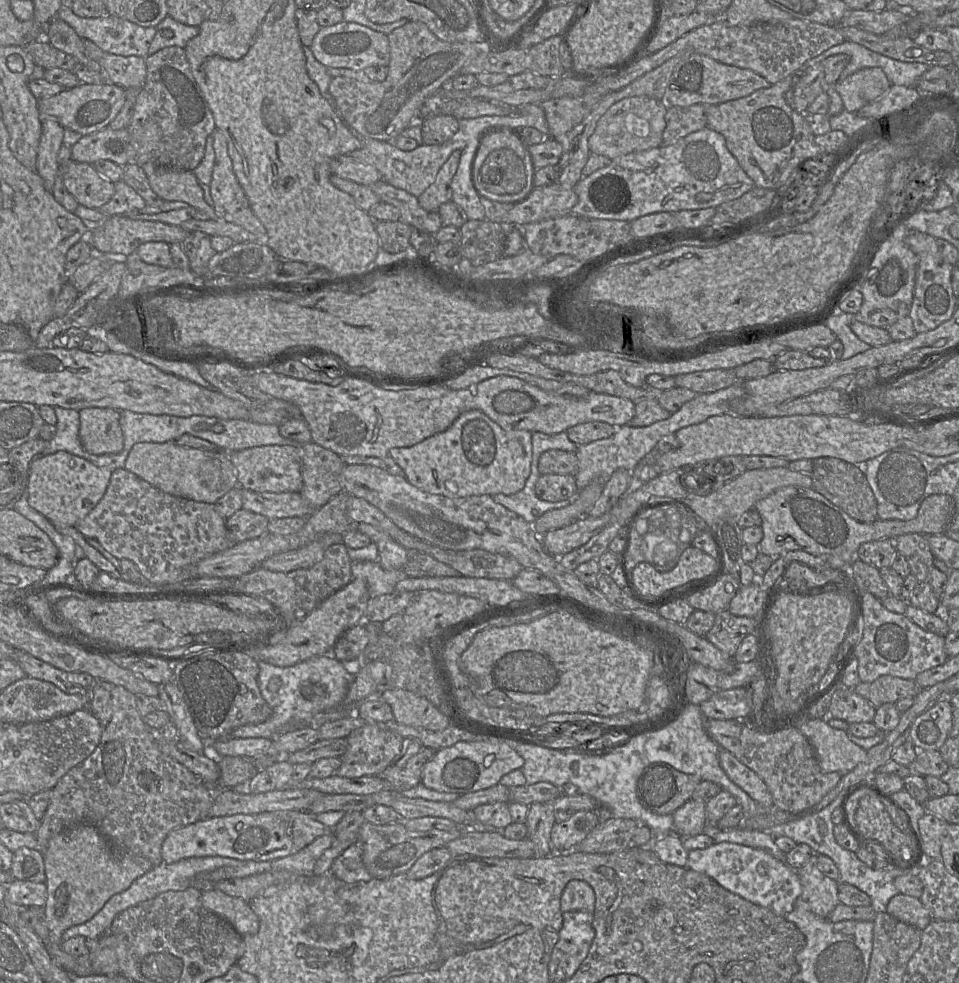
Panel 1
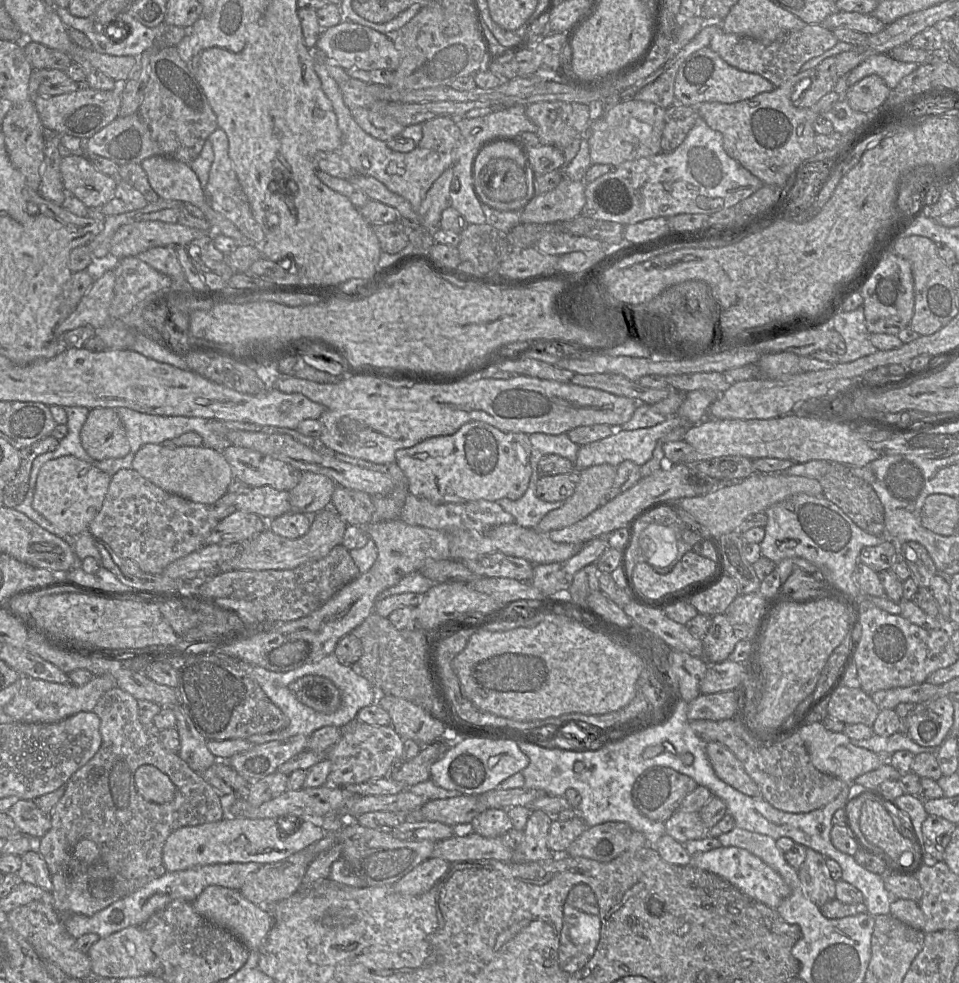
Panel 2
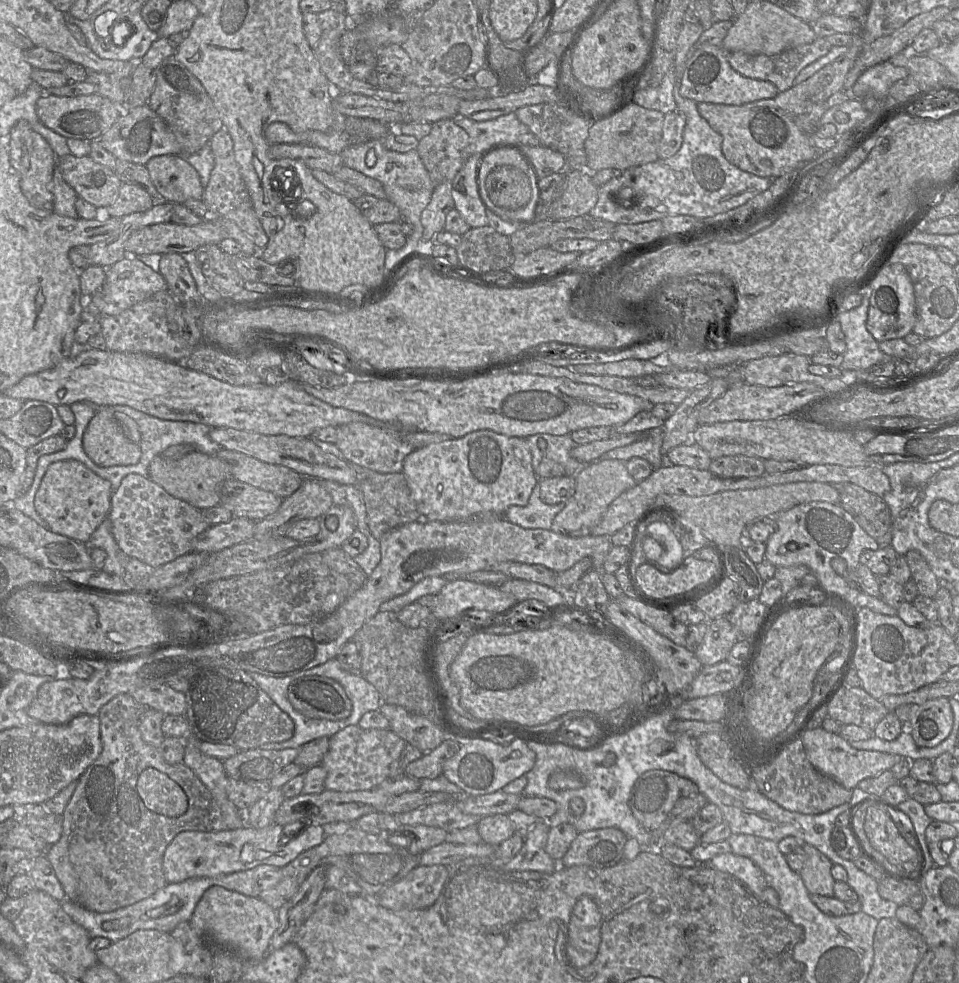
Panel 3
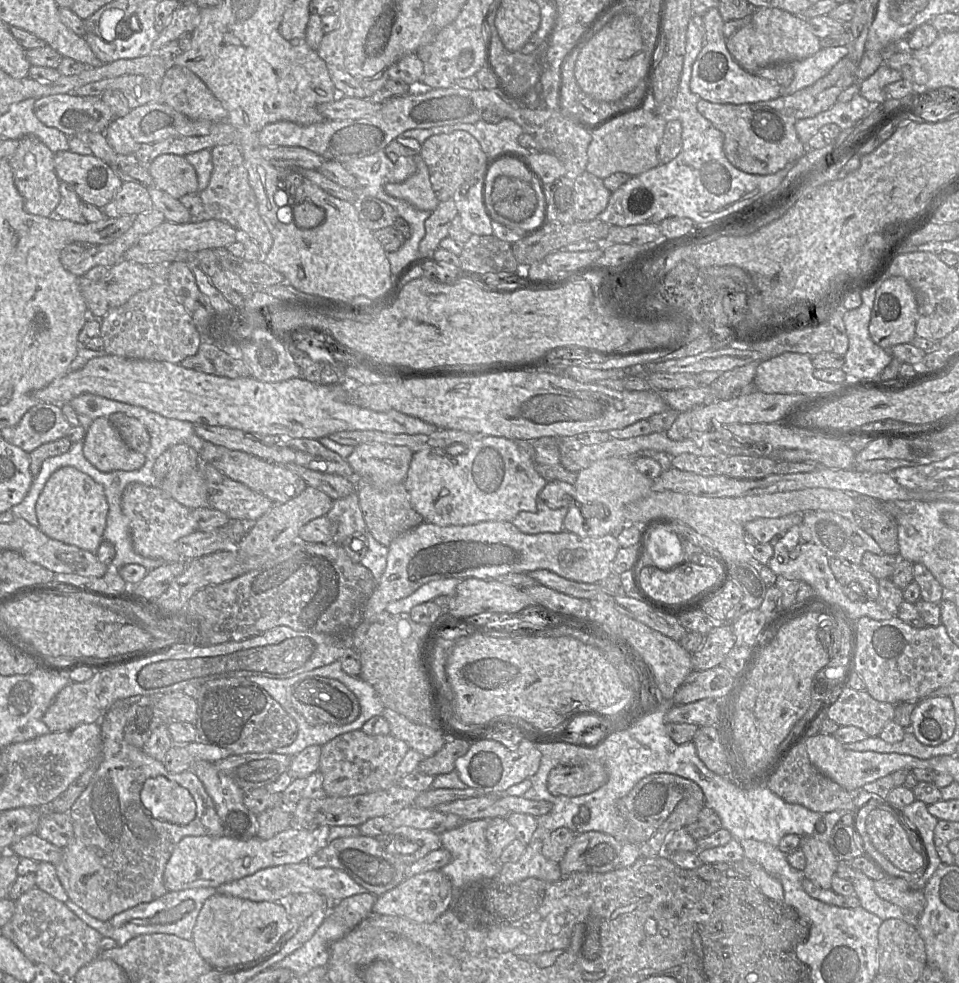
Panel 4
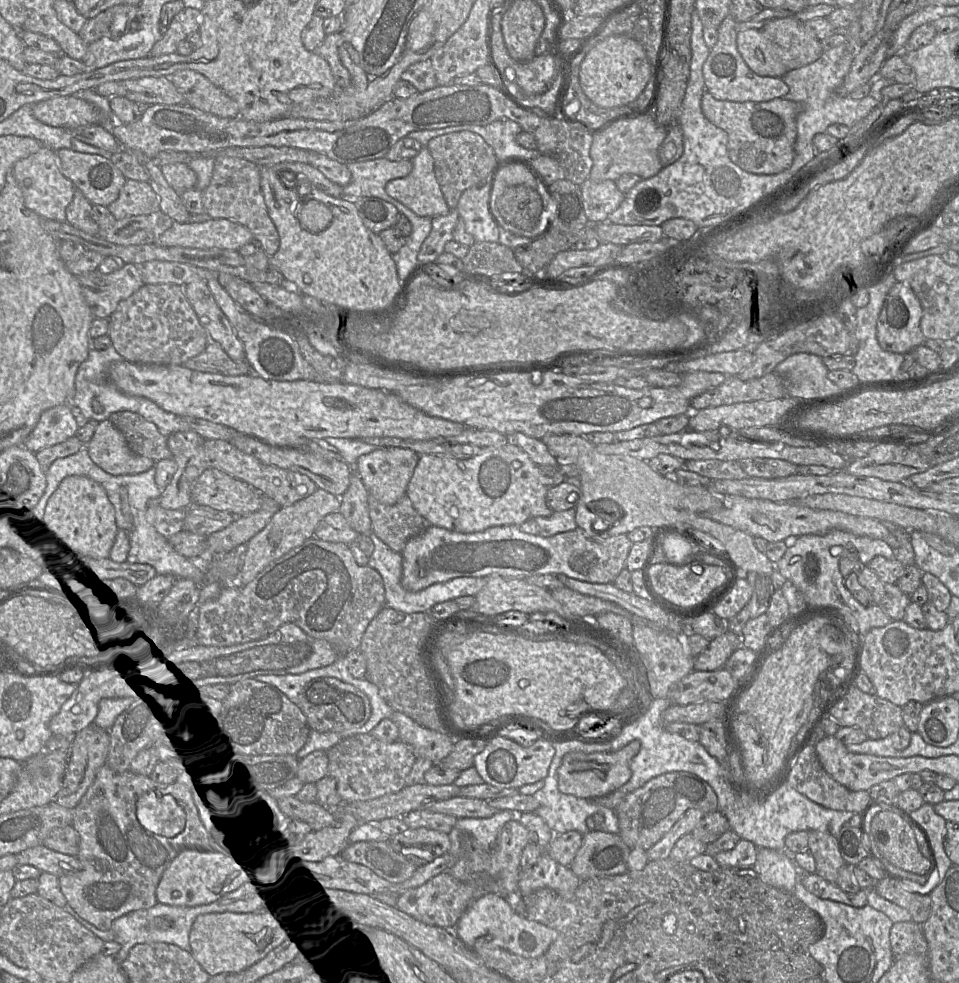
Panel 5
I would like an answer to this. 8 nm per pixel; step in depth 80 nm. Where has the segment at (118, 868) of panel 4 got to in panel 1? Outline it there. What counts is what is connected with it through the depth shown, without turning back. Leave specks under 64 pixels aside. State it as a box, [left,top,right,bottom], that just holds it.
[36,680,215,867]

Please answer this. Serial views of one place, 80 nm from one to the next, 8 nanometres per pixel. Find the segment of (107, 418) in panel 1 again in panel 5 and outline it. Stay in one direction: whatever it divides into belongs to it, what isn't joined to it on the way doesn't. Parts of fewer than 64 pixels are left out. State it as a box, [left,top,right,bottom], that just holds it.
[86,419,156,475]

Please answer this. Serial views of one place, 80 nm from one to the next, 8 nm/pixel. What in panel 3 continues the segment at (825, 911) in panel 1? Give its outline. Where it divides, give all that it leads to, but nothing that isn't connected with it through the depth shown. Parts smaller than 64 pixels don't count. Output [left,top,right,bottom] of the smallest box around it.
[799,844,835,896]

